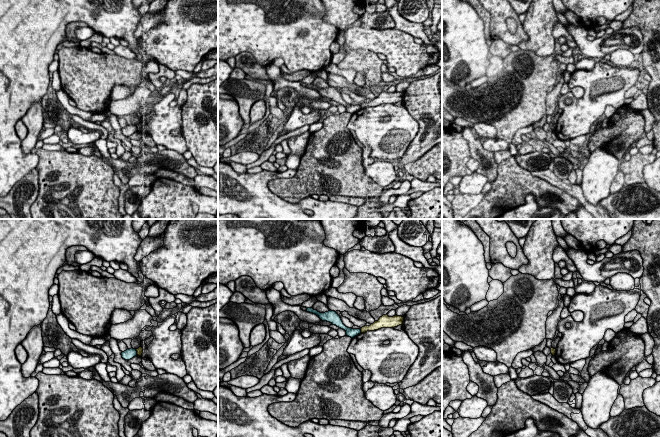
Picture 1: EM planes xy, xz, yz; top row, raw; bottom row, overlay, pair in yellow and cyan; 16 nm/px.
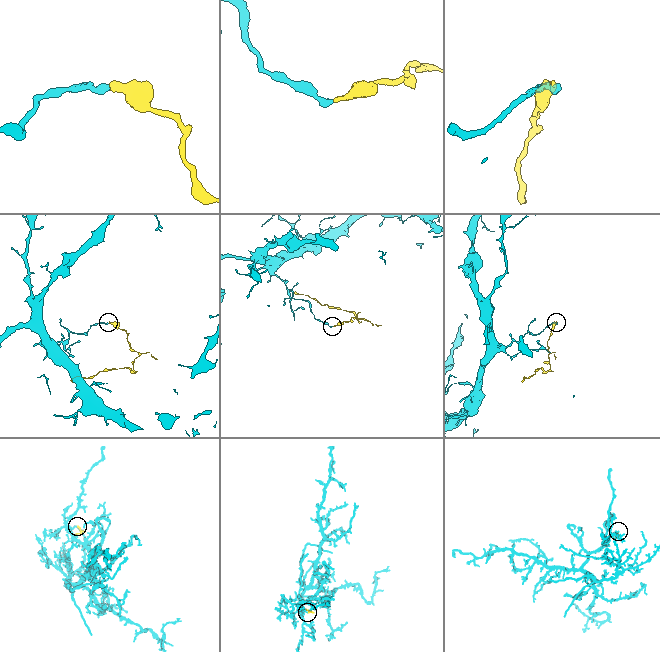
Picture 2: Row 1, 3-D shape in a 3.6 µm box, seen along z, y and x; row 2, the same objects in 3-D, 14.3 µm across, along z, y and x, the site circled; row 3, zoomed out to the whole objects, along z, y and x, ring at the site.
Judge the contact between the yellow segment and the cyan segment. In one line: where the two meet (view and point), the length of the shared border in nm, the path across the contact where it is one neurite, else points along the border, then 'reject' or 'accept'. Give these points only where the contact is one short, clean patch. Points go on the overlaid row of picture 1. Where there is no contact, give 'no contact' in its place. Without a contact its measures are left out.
xz (361, 331) | 70 nm | reject

